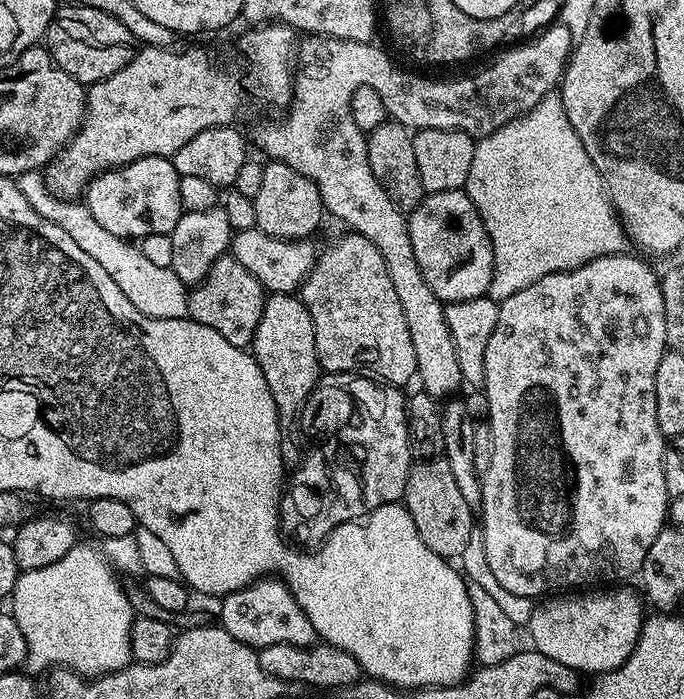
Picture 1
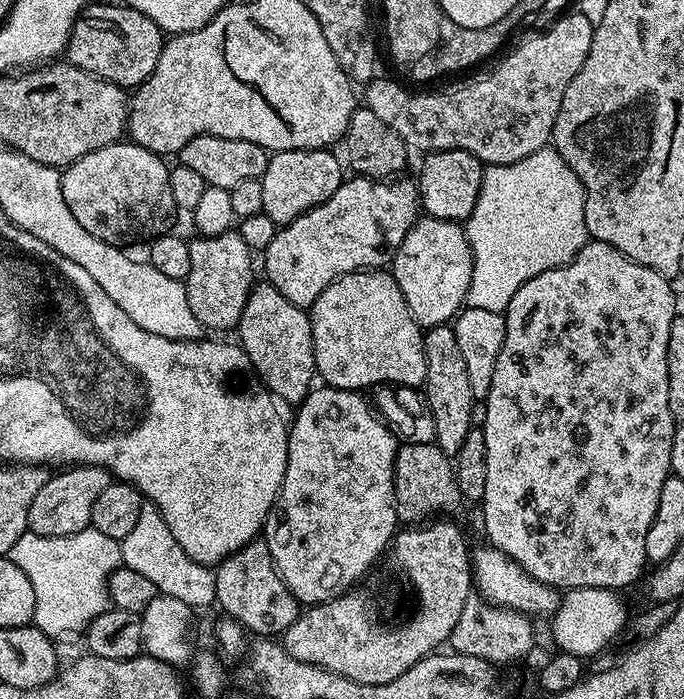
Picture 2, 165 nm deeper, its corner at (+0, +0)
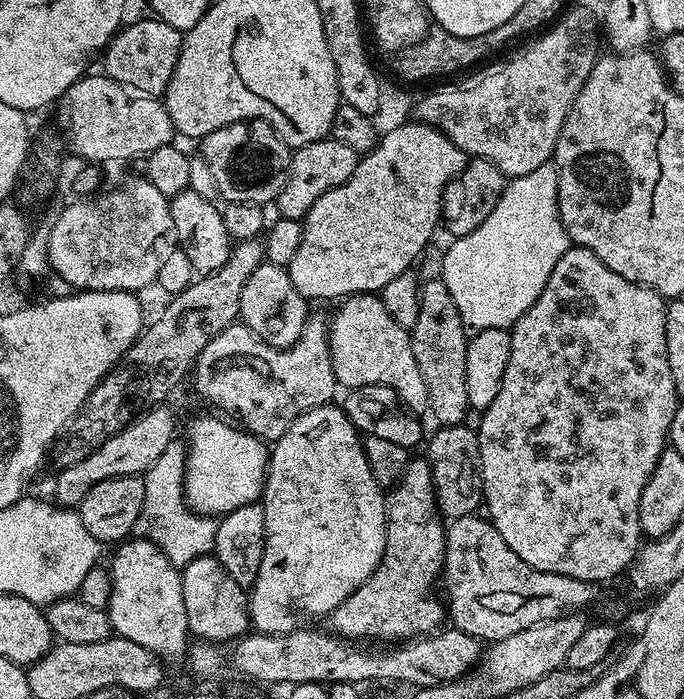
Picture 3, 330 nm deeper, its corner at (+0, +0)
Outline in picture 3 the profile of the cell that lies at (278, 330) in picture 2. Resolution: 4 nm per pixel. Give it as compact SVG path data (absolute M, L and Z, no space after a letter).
M259 264L246 278L246 286L242 286L242 302L240 303L240 320L258 338L262 338L275 348L289 348L302 334L310 315L309 301L304 299L298 290L294 290L294 282L290 282L287 267L279 264Z

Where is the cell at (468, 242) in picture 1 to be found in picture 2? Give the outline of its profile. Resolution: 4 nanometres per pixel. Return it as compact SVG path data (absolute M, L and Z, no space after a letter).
M424 214L416 221L402 238L402 246L398 246L392 258L390 271L394 282L398 282L398 290L402 290L402 298L406 298L406 306L410 306L410 314L421 329L436 328L440 324L448 324L456 313L465 307L472 277L472 251L468 236L464 232L464 224L454 220L443 220Z

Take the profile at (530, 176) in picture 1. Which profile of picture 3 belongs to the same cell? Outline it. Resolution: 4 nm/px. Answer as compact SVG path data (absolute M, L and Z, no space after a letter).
M546 163L538 166L538 170L530 170L530 174L511 177L505 183L504 192L498 198L494 210L486 214L486 222L482 222L478 230L470 230L470 234L455 237L451 243L444 252L442 279L446 290L450 290L450 298L454 298L454 306L458 306L458 314L465 329L473 333L491 328L511 329L518 318L522 318L522 314L526 314L526 310L538 302L538 294L542 294L554 266L558 266L558 258L562 258L570 246L558 214L555 167Z

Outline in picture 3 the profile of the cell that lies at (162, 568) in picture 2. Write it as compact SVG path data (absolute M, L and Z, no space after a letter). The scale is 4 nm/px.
M174 438L162 450L162 454L154 464L143 473L145 497L139 515L137 527L139 531L166 554L171 564L183 566L194 562L194 558L209 555L216 545L217 521L208 516L201 516L187 504L184 497L184 472L187 460L185 443Z

